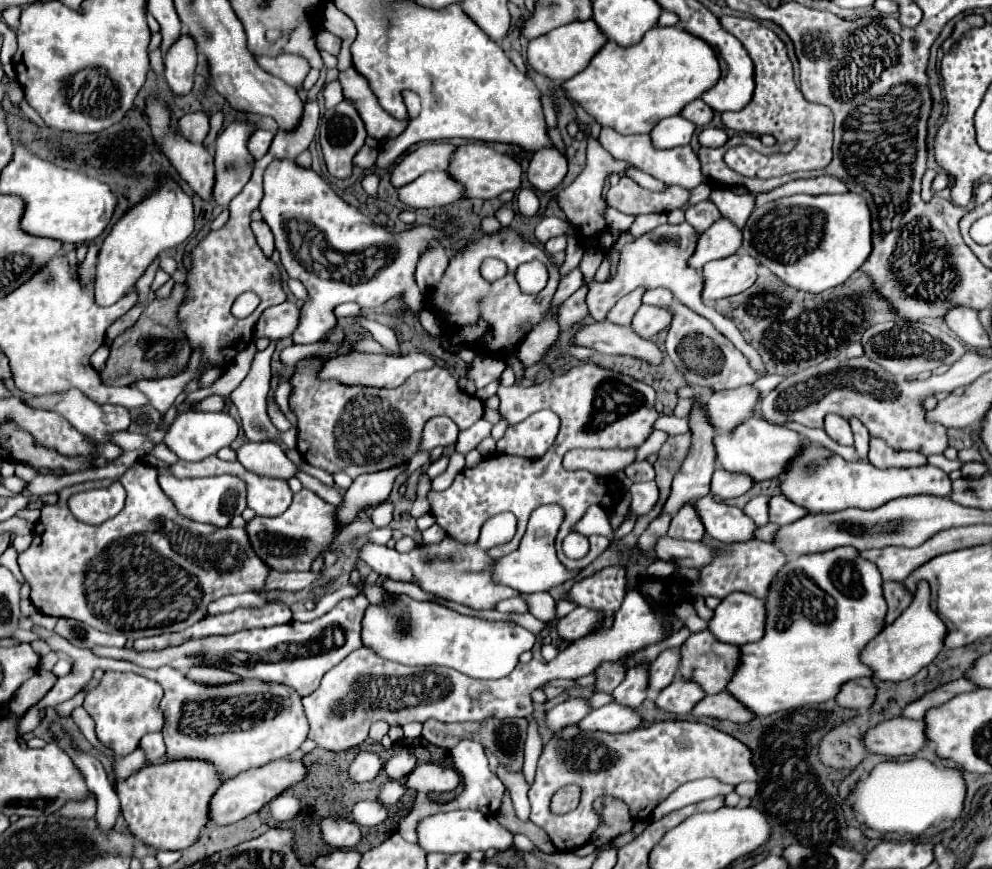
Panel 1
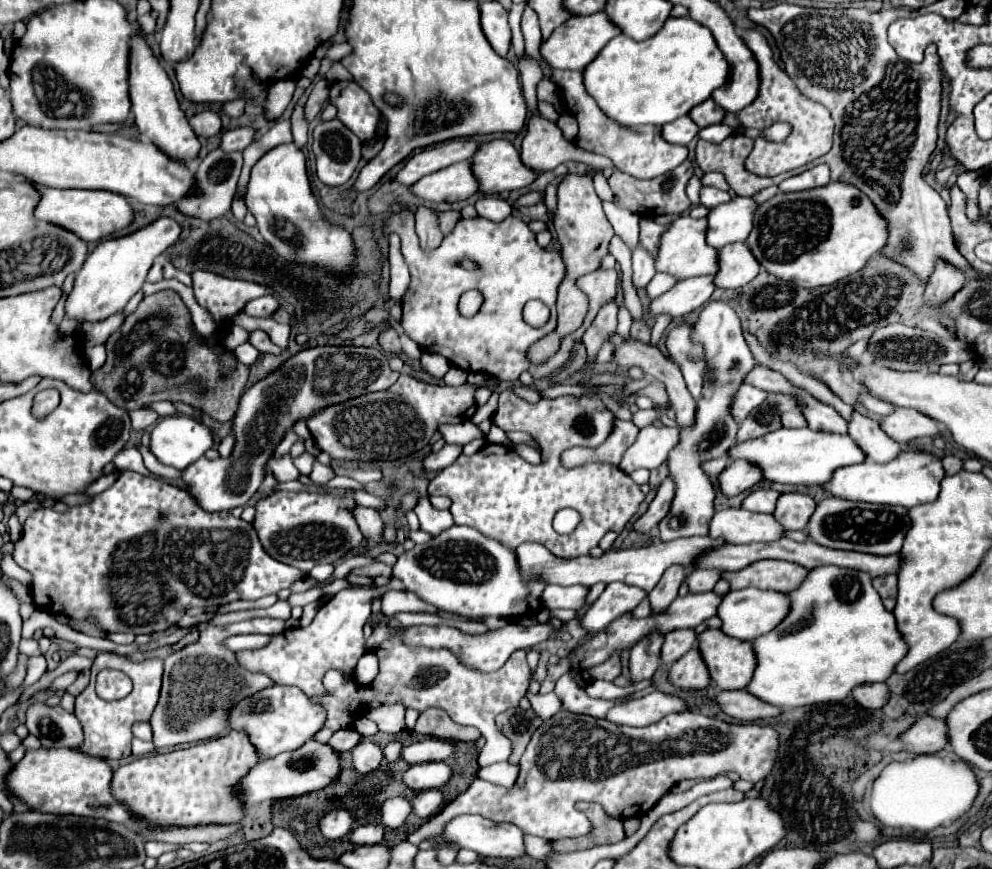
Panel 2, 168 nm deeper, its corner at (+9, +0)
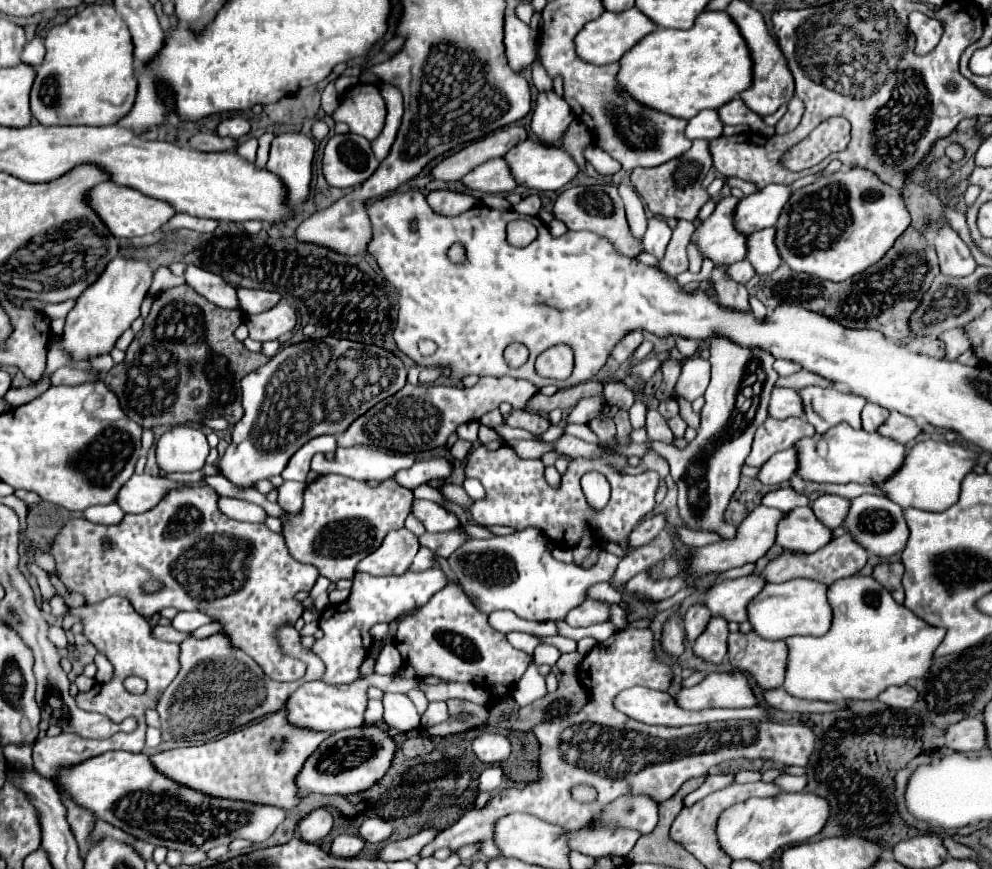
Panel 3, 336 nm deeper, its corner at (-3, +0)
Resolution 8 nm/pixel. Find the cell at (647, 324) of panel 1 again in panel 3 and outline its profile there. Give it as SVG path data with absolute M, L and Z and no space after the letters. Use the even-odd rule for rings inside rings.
M742 260L742 262L736 262L734 266L726 268L726 276L738 284L746 284L754 276L754 268L750 266L750 262Z

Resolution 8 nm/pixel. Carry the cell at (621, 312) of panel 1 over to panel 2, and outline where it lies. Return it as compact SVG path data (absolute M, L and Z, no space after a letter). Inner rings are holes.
M638 244L638 248L634 250L634 258L632 260L634 260L632 282L634 282L636 288L642 288L656 274L656 270L654 270L654 258L652 258L652 254L648 250L642 250L642 246Z

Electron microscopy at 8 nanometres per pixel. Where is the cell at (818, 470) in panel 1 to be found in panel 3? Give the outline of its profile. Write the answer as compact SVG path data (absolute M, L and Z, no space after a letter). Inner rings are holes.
M924 440L924 442L918 442L914 448L910 448L906 452L902 466L888 480L876 484L876 488L882 490L886 498L890 498L902 508L942 512L958 500L960 482L972 470L974 464L976 464L974 452L962 446L948 444L948 442L936 442L936 440Z

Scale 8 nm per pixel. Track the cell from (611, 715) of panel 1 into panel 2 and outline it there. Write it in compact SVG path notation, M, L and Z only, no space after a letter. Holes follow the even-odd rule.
M652 692L644 698L636 698L626 704L614 706L608 712L606 720L616 724L628 724L628 726L648 726L662 720L666 714L678 714L688 710L690 710L690 704L684 698L676 694Z

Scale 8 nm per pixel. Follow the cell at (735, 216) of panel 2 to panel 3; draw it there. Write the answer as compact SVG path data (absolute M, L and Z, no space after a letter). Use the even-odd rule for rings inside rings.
M766 186L756 194L744 196L734 212L734 226L740 234L748 236L776 224L784 202L790 198L790 186Z

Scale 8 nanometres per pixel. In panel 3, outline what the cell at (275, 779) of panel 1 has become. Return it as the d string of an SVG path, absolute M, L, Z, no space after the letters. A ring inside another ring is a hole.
M360 726L342 730L328 736L304 762L296 774L296 786L300 794L356 794L370 788L384 776L394 756L396 744L382 726Z

